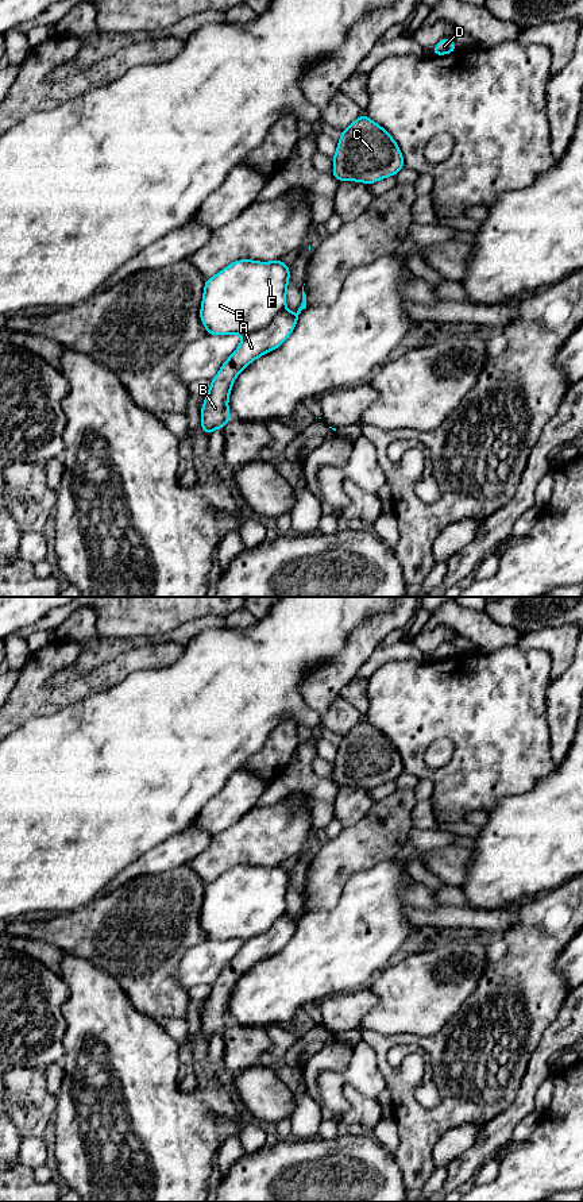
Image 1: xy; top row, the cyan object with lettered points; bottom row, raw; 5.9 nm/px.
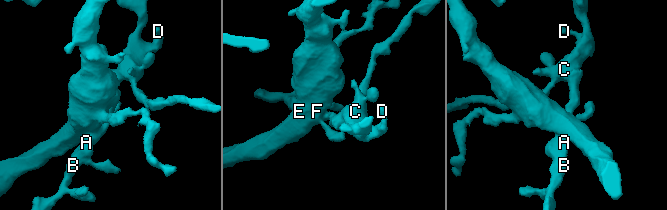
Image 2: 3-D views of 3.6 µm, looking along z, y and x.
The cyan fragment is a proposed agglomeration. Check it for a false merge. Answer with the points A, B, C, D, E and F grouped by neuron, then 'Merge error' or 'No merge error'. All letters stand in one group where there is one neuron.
Groups: A B C D / E F. Merge error

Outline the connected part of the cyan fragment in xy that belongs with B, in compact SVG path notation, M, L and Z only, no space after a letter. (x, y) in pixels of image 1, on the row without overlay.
M302 891L302 908L296 918L290 918L285 913L265 933L246 940L239 952L223 968L220 976L211 986L211 994L201 1013L201 1033L205 1040L216 1033L223 1035L231 1024L228 1002L238 979L256 963L278 953L296 933L298 920L305 913L306 899Z

